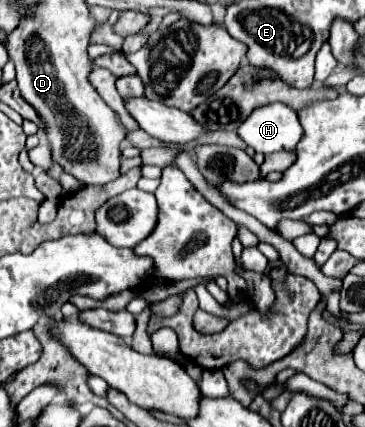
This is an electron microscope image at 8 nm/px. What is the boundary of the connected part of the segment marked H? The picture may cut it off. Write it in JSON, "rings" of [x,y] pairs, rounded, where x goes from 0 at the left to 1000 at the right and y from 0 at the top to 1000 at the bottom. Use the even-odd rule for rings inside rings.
{"rings":[[[734,241],[690,260],[690,269],[652,297],[658,326],[701,358],[795,354],[827,326],[827,293],[816,265],[789,246]]]}

